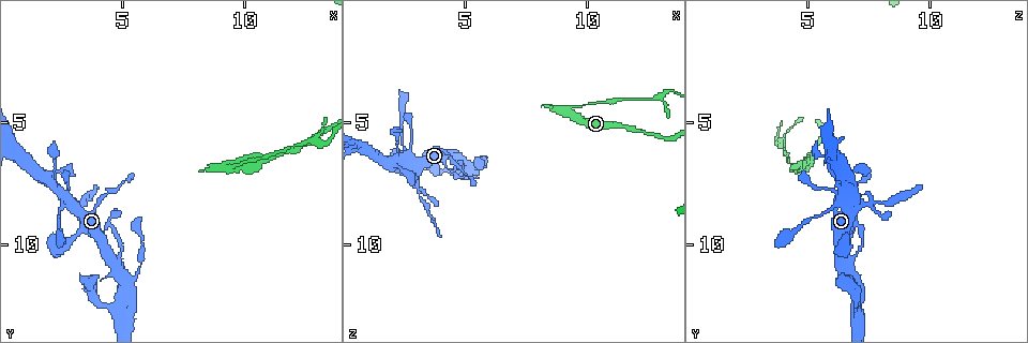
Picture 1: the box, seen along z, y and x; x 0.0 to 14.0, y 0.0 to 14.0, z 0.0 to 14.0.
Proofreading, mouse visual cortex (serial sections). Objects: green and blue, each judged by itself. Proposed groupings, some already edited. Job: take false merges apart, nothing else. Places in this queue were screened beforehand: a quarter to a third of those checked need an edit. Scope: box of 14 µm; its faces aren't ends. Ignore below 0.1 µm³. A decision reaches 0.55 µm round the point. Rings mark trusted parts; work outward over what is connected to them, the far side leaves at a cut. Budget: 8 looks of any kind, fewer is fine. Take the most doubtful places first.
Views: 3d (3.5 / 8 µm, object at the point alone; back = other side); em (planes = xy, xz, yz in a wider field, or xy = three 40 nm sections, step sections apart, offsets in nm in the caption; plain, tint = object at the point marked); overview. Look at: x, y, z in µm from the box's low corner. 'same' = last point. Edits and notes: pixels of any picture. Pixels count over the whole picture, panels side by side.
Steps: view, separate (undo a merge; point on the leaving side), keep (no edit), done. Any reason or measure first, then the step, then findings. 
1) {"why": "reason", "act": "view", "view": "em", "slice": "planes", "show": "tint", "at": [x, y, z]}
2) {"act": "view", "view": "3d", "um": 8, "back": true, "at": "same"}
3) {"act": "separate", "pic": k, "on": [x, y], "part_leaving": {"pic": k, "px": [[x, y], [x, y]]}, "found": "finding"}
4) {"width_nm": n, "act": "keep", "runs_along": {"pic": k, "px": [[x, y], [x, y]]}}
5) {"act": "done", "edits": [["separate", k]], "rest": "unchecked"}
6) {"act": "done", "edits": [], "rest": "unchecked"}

{"why": "thick turns thin", "act": "view", "view": "3d", "um": 3.5, "back": true, "at": [9.3, 6.8, 4.6]}

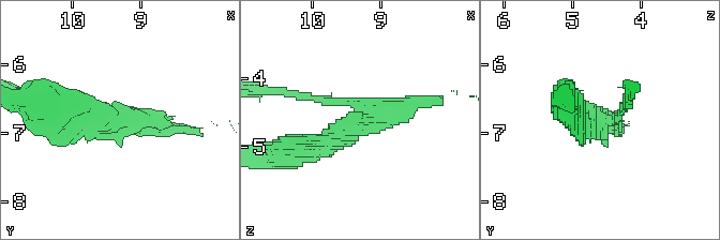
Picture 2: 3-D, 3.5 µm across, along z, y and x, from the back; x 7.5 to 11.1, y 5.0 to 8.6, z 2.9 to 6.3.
{"why": "now the EM", "act": "view", "view": "em", "slice": "xy", "step": 2, "show": "tint", "at": [9.35, 6.85, 4.70]}

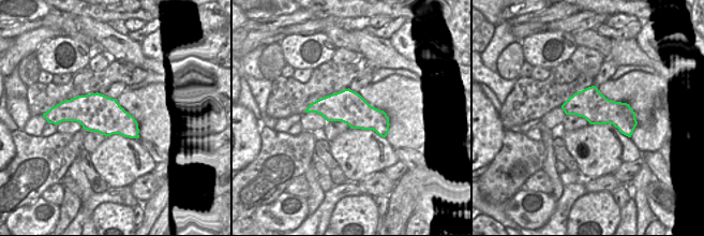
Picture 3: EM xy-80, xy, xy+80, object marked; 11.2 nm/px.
{"act": "separate", "pic": 2, "on": [308, 96], "part_leaving": {"pic": 2, "px": [[347, 102], [268, 91]]}, "found": "a second cell is stuck on"}

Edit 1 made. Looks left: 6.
{"why": "three-way junction", "act": "view", "view": "3d", "um": 8, "at": [5.4, 11.4, 6.8]}

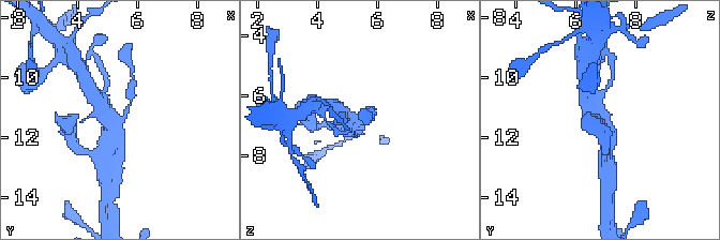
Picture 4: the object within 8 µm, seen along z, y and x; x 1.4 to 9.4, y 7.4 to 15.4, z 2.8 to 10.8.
{"act": "view", "view": "3d", "um": 3.5, "at": [5.2, 11.3, 6.9]}

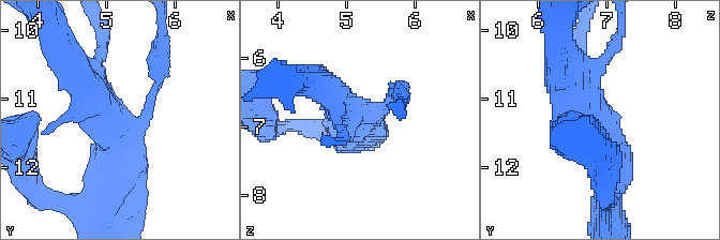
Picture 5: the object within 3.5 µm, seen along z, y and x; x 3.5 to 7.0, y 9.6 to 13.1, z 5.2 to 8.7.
{"arms": 3, "arm_widths_nm": [150, 450, 500], "act": "keep", "runs_along": {"pic": 5, "px": [[561, 74], [613, 152], [608, 192]]}, "found": "one cell here"}

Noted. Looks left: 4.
{"why": "small branch off a trunk", "act": "view", "view": "3d", "um": 8, "back": true, "at": [2.6, 8.0, 6.5]}

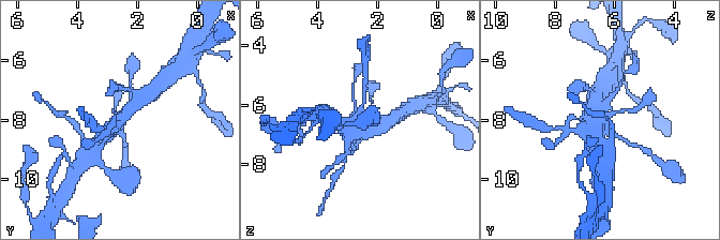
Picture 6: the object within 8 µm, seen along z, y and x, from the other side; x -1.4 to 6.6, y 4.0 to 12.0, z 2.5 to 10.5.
{"why": "zoom in", "act": "view", "view": "3d", "um": 3.5, "at": [2.6, 8.1, 6.6]}

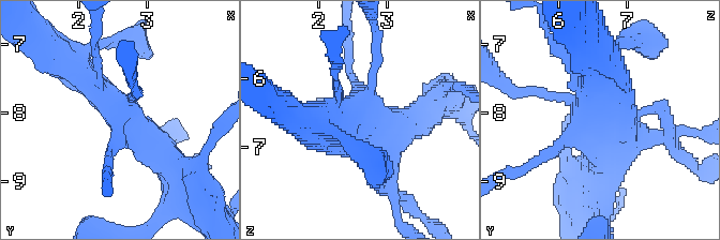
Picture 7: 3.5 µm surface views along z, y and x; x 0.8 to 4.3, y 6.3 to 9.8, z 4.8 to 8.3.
{"act": "keep", "runs_along": {"pic": 7, "px": [[177, 165], [137, 132], [71, 63]]}, "found": "all the same cell"}

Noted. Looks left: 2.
{"act": "done", "edits": [["separate", 2]], "rest": "unchecked"}

